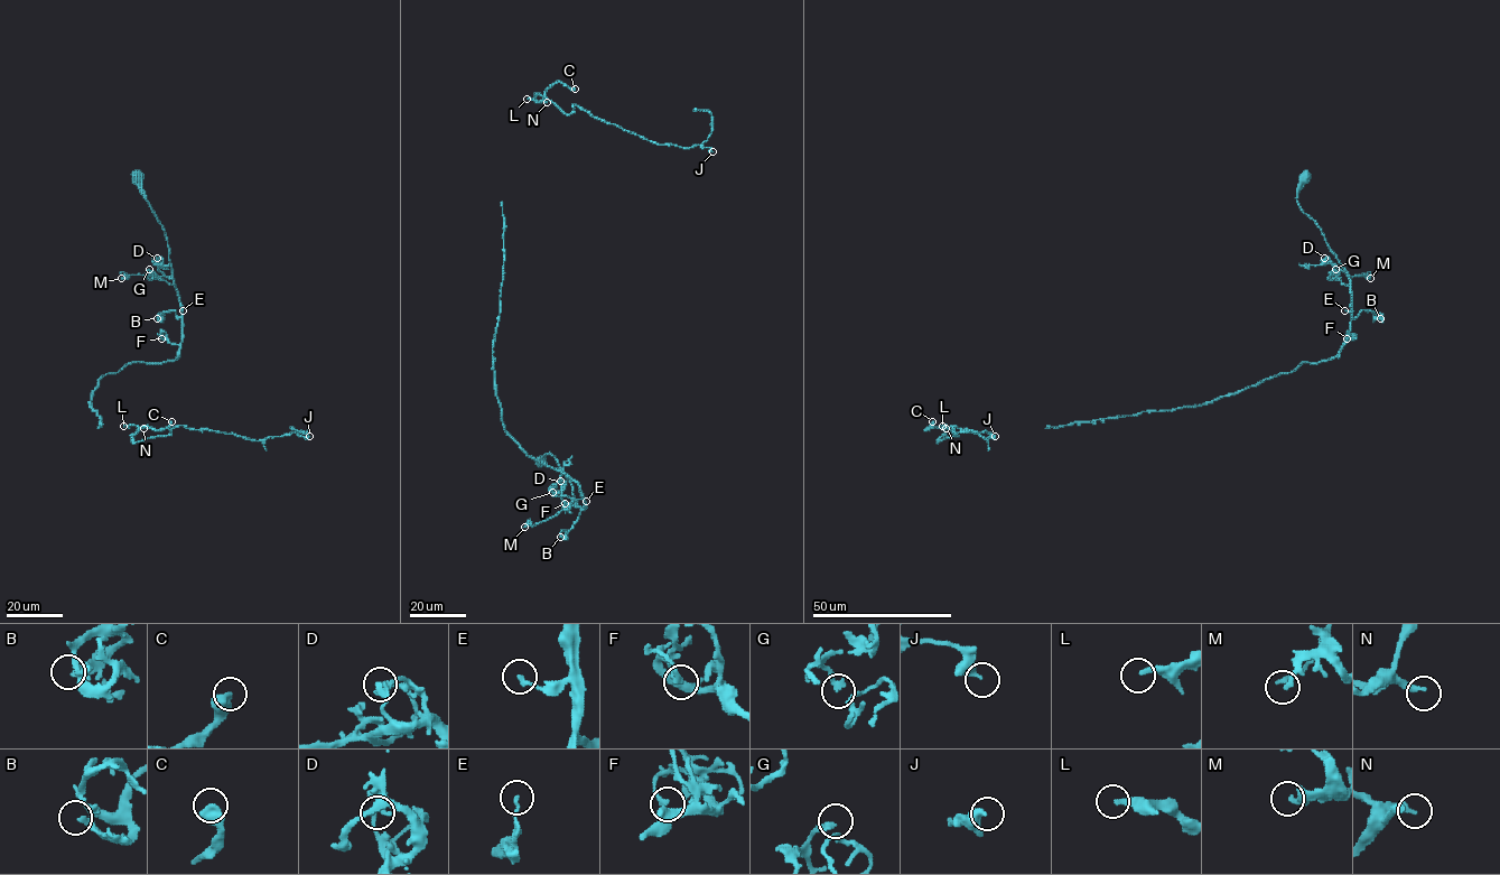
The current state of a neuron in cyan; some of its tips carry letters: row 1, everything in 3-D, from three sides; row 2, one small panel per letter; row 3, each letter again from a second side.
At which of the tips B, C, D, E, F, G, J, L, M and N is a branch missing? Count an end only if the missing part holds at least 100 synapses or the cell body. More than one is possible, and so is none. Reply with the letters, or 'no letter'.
L

